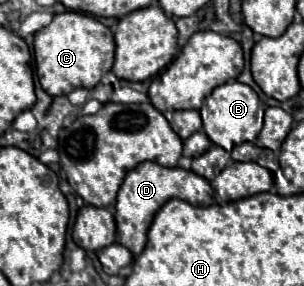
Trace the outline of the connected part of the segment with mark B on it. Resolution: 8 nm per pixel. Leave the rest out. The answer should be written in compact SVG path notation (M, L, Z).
M237 80L225 82L217 86L207 98L201 112L202 130L209 136L209 140L227 152L231 152L233 146L243 142L253 142L263 127L266 106L260 101L255 90L247 84L241 84Z

